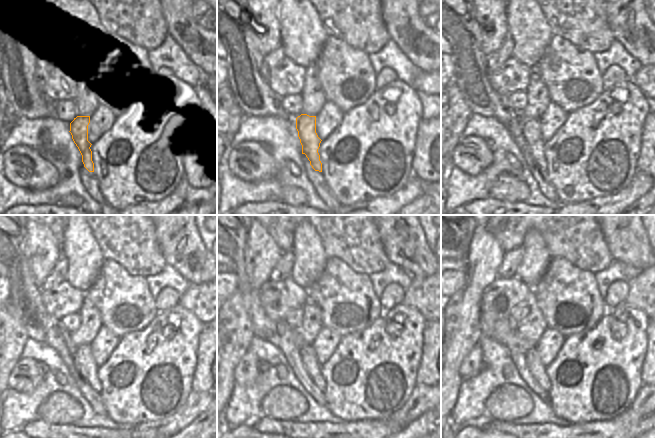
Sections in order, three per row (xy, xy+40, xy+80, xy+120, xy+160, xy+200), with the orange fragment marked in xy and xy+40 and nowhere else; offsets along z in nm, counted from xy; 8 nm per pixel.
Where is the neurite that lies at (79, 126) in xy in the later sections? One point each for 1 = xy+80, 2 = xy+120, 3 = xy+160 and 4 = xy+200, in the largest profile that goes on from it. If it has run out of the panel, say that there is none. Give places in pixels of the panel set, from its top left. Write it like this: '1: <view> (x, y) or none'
1: xy+80 (532, 134)
2: xy+120 (88, 367)
3: xy+160 (308, 355)
4: xy+200 (538, 369)

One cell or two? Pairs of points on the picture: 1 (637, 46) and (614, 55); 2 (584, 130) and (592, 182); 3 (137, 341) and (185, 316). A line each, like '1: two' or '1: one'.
1: two
2: one
3: one

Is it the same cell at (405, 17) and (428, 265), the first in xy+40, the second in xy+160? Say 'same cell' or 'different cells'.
same cell

